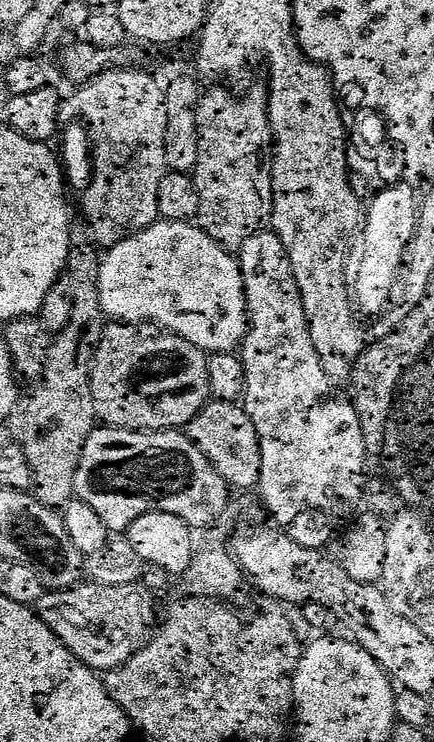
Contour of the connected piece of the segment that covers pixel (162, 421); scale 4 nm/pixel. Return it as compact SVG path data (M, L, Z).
M148 322L105 323L91 368L90 390L97 421L114 428L137 430L172 430L177 426L187 426L210 399L207 364L208 356L204 349L186 342L186 338L175 332L157 330Z

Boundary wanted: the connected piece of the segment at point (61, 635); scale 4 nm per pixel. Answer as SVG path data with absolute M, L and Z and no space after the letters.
M81 582L73 588L61 588L59 590L46 590L37 598L34 611L36 615L50 626L50 630L78 659L93 670L101 673L109 672L111 668L122 666L134 655L154 631L154 616L152 620L152 596L153 593L137 582L126 586L110 586L95 582Z

